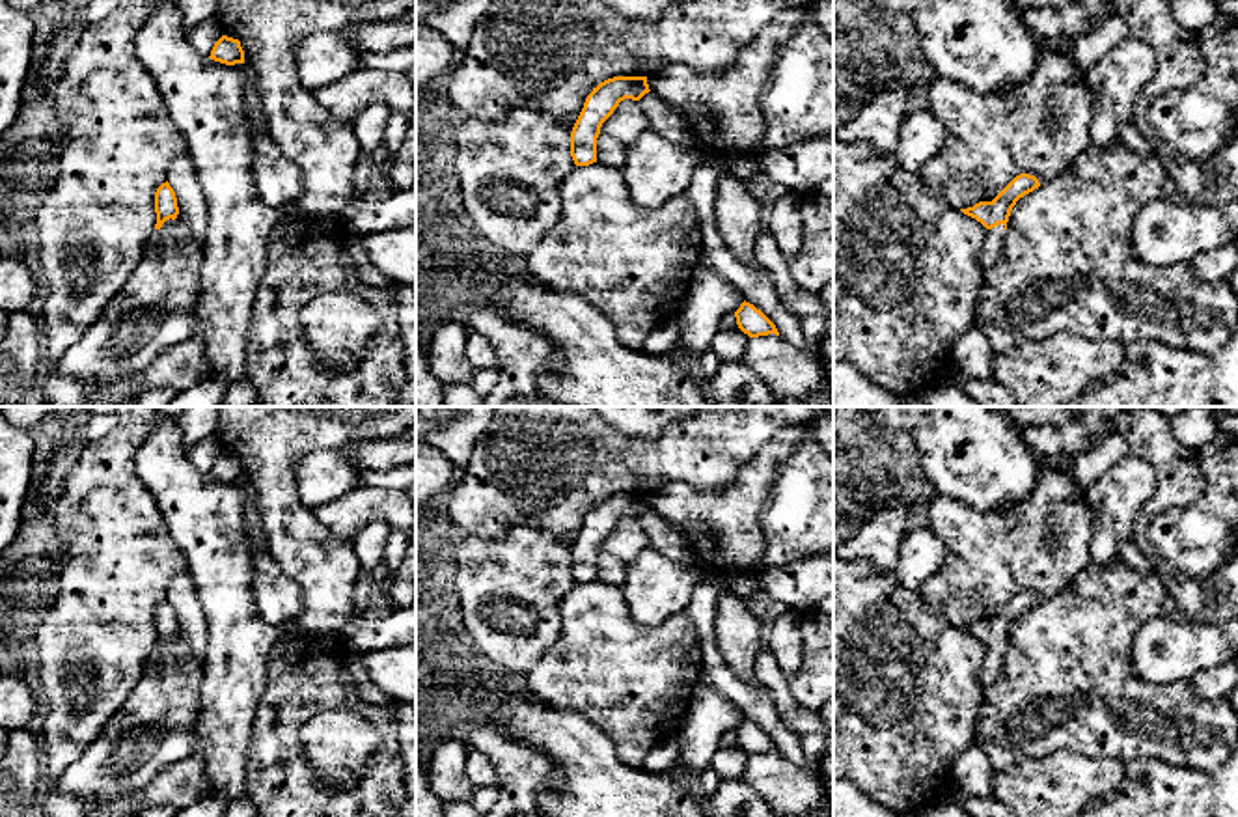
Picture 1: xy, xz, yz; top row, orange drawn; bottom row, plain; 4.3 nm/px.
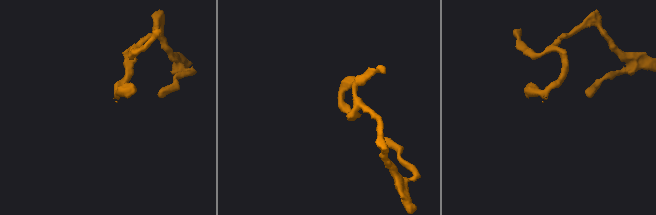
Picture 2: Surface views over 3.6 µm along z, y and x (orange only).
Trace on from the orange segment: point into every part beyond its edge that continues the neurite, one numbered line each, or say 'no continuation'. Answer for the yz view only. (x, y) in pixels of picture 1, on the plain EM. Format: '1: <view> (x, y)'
1: yz (994, 655)

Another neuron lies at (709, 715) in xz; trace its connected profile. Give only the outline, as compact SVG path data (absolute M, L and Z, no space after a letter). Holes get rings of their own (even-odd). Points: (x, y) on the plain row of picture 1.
M701 677L677 731L647 752L641 769L666 774L682 765L688 783L697 787L699 776L712 767L720 752L720 739L735 731L742 720L738 707Z

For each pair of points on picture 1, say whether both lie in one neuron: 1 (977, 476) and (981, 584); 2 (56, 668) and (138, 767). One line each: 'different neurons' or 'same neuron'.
1: different neurons
2: different neurons

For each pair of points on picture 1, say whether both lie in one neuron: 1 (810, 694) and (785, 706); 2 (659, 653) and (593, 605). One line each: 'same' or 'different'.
1: different
2: same

